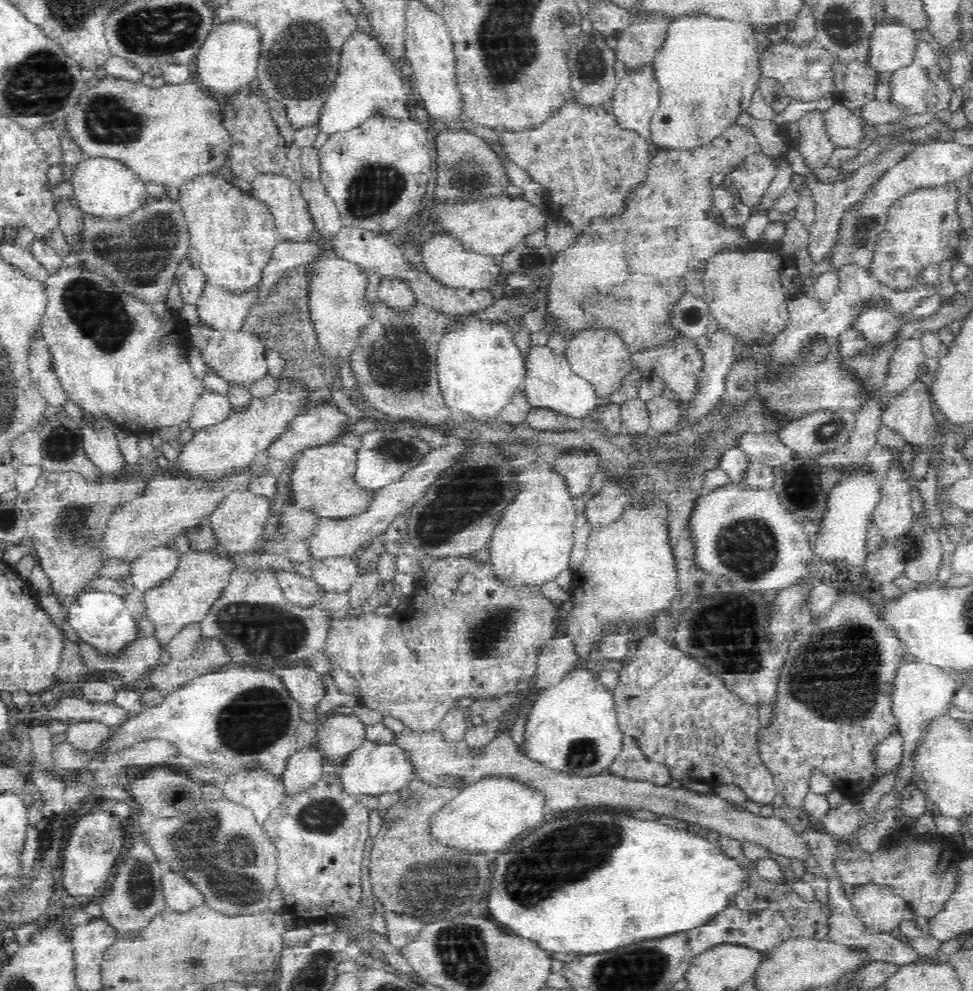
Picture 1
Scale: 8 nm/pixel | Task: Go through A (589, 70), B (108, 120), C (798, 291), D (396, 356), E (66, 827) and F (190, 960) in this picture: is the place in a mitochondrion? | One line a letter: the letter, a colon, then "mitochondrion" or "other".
A: mitochondrion
B: mitochondrion
C: other
D: mitochondrion
E: other
F: mitochondrion

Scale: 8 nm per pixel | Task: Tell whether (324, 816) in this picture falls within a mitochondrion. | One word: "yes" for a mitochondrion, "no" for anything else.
yes

